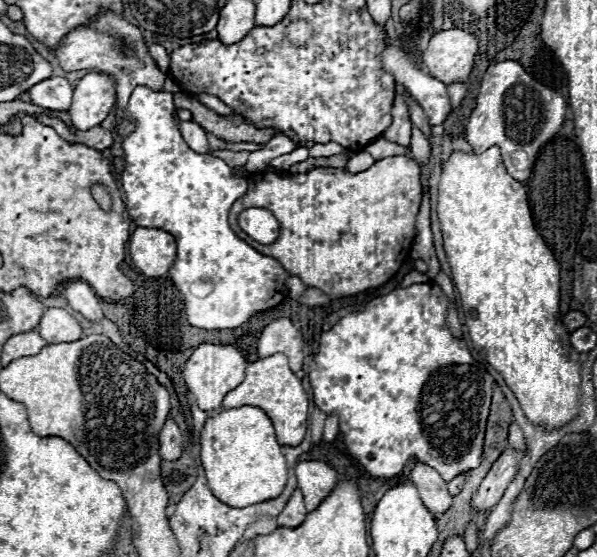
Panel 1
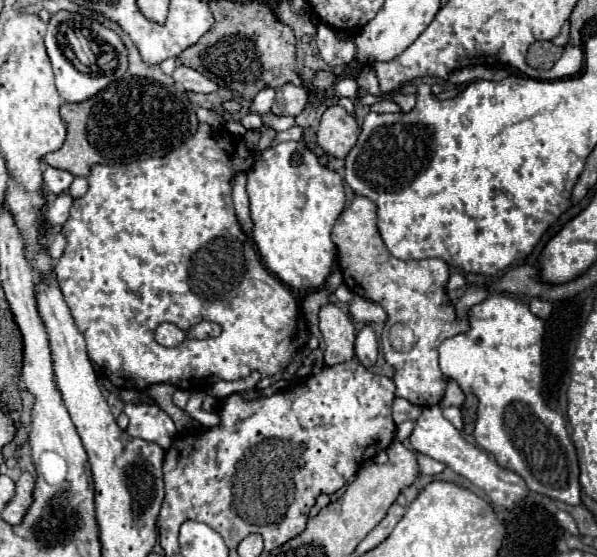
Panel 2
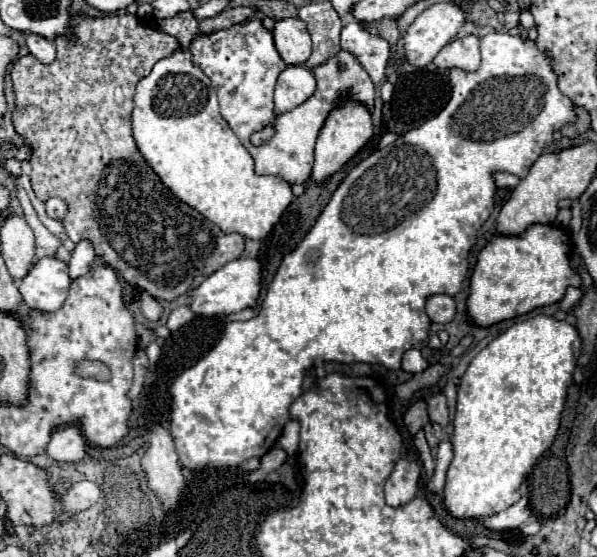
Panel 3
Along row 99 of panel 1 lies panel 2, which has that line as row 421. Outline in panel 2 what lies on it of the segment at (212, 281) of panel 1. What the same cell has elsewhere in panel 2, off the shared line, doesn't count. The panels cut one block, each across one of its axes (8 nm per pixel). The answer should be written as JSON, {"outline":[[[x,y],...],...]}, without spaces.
{"outline":[[[126,404],[122,412],[130,418],[130,424],[126,428],[130,436],[156,442],[164,450],[176,436],[176,426],[172,418],[156,404]]]}

